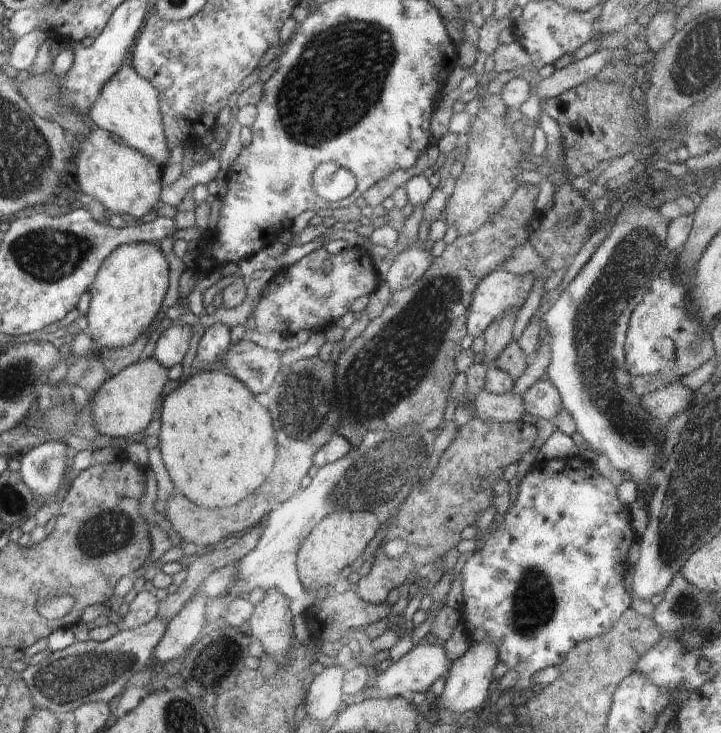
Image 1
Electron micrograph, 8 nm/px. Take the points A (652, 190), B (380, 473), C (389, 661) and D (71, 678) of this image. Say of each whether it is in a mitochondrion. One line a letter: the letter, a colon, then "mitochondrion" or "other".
A: other
B: mitochondrion
C: other
D: mitochondrion

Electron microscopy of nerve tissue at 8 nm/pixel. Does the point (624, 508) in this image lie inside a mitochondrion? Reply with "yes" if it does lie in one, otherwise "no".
no

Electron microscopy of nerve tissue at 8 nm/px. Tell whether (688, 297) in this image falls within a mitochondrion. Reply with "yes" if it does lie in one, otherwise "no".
no

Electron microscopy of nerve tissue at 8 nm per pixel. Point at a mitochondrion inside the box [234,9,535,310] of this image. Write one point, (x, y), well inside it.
(343, 71)

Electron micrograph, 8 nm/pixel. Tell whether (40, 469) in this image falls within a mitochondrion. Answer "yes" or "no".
yes

